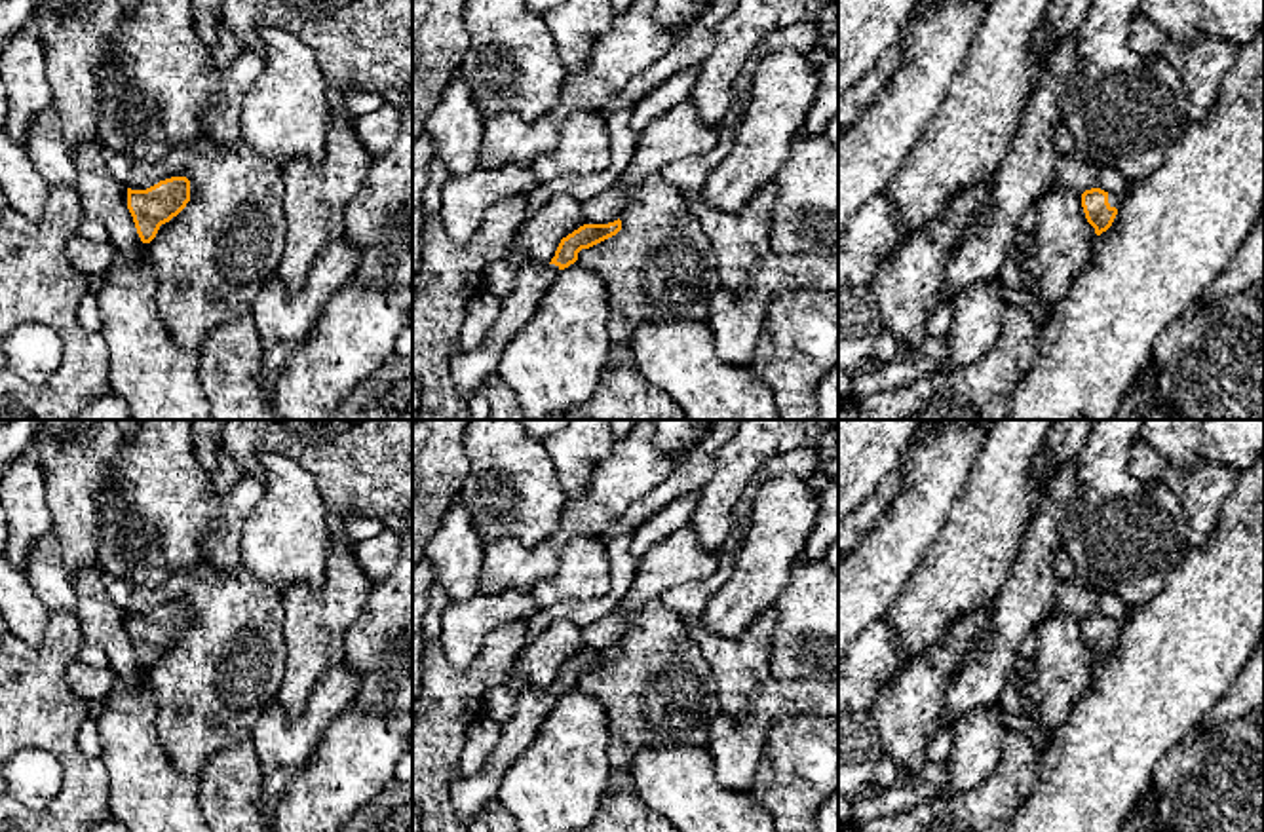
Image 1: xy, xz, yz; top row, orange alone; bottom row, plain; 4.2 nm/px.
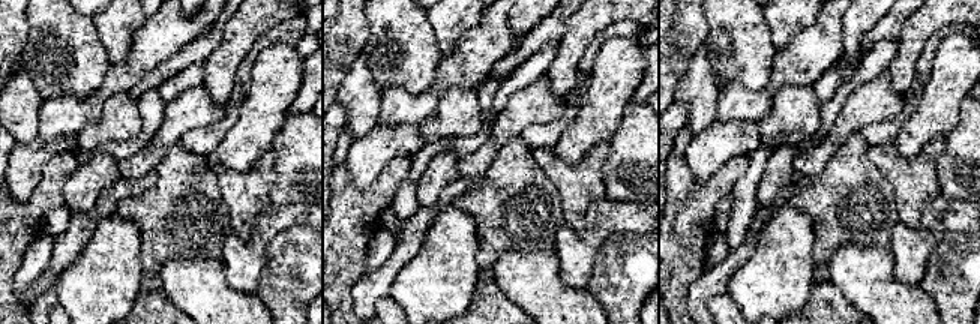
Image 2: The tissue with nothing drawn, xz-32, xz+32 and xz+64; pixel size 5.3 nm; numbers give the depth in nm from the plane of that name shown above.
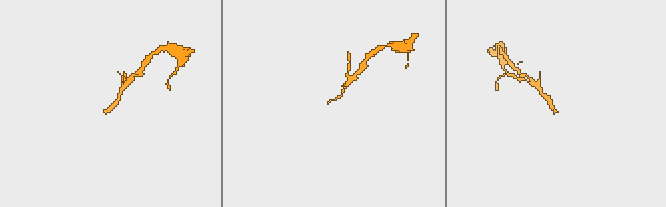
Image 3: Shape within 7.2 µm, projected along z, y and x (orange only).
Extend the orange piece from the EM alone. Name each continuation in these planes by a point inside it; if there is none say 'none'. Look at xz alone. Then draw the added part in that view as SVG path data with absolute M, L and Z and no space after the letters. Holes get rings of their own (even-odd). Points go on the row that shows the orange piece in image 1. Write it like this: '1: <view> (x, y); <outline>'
1: xz (468, 371); M530 264L517 272L515 289L502 298L500 315L488 336L475 350L450 361L458 397L469 401L477 388L496 374L504 348L534 317L557 272L555 264Z

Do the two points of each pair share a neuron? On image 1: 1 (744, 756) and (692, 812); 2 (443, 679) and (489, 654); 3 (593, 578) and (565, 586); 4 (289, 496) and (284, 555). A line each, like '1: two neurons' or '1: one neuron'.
1: two neurons
2: one neuron
3: one neuron
4: one neuron

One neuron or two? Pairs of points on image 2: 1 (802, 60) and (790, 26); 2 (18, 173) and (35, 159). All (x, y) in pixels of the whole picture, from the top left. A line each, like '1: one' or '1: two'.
1: two
2: one

